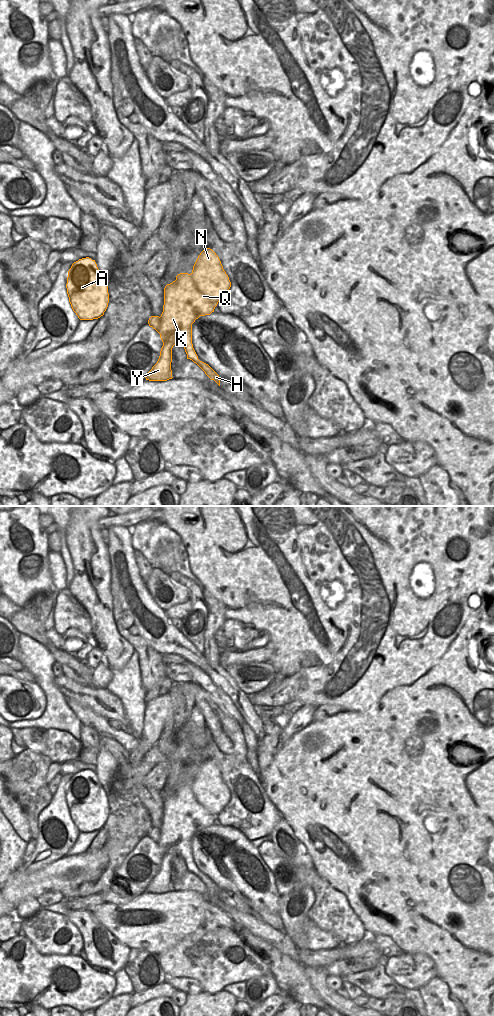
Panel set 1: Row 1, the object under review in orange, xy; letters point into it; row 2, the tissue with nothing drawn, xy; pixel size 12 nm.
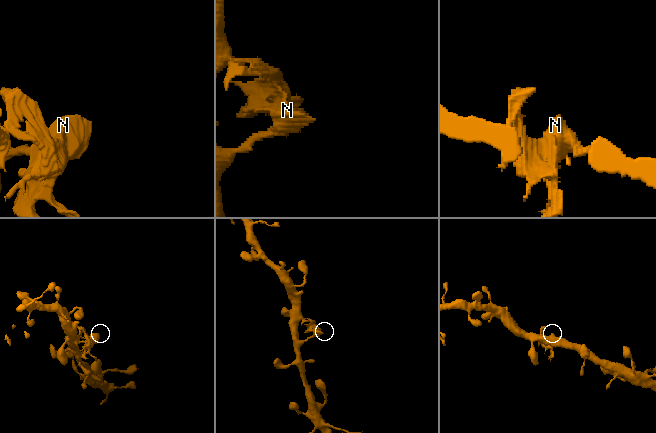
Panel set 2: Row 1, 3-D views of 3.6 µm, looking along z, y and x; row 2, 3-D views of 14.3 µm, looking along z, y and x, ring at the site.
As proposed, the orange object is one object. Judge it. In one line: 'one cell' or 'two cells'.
one cell

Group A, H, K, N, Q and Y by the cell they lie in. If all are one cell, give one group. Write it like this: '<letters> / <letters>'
A H K N Q Y

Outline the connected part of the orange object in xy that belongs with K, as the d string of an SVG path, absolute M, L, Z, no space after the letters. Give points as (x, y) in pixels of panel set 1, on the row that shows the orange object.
M204 249L198 256L191 274L180 273L176 280L167 284L164 288L164 305L161 316L151 316L148 320L150 327L155 329L163 342L157 363L145 377L149 381L167 381L172 379L172 348L175 344L181 344L187 354L187 359L196 363L205 374L220 386L219 375L206 363L200 361L192 344L192 324L200 316L210 315L214 312L218 302L229 291L231 282L223 269L221 261L216 253L210 249Z

